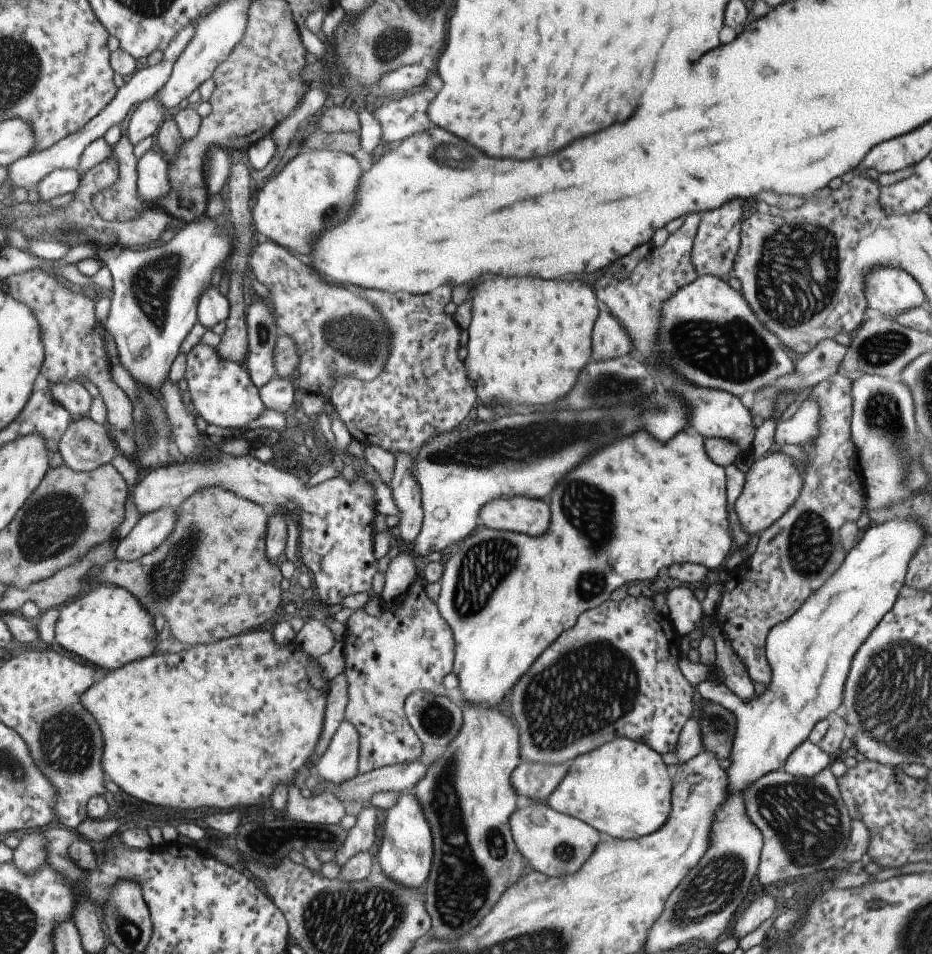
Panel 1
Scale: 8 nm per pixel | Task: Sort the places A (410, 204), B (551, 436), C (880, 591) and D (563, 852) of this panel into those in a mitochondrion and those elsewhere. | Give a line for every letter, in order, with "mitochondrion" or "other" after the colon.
A: other
B: mitochondrion
C: other
D: mitochondrion

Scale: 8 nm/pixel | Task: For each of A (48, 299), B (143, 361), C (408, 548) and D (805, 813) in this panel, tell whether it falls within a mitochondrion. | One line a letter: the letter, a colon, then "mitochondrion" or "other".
A: other
B: other
C: other
D: mitochondrion

